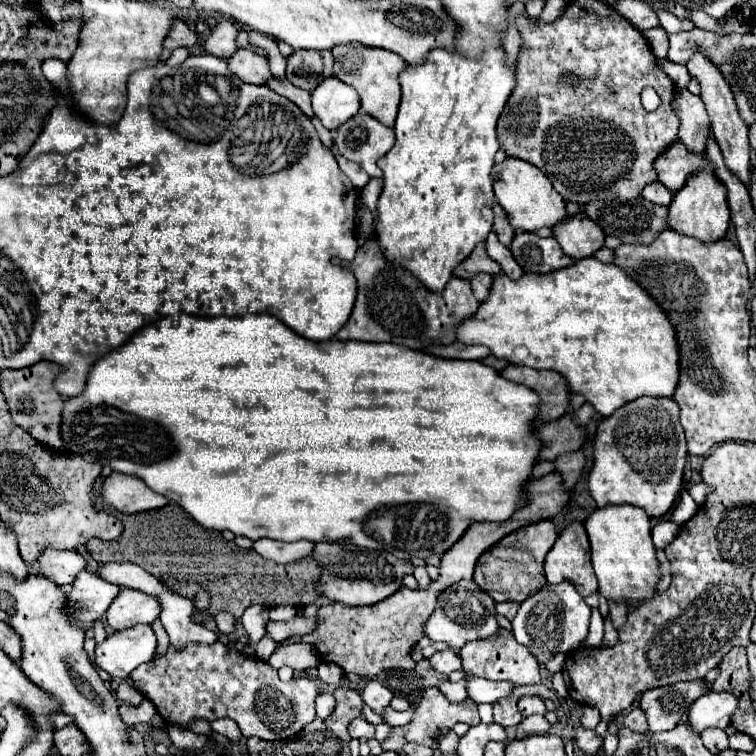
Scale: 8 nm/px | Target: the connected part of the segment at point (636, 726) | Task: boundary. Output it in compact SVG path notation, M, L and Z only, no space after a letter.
M634 708L632 712L624 714L622 722L620 722L620 728L628 728L628 730L634 730L634 732L642 732L646 730L646 716L640 708Z

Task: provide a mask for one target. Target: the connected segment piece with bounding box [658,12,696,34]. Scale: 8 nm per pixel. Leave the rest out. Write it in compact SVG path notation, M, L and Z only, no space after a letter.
M660 12L658 14L658 20L660 20L660 24L664 26L664 30L668 32L668 34L674 34L674 32L682 32L682 30L692 30L692 28L696 28L688 18L678 18L678 16L674 16L674 14L670 14L670 12Z

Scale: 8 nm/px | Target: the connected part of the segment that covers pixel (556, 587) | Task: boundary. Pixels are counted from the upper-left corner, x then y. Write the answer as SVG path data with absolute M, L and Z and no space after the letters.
M570 582L560 584L546 584L538 592L534 592L528 600L522 602L516 618L512 620L512 632L514 638L528 646L528 650L538 658L540 664L544 664L550 656L558 652L570 652L578 648L586 634L590 624L590 606L584 602L584 598L578 594L578 590Z

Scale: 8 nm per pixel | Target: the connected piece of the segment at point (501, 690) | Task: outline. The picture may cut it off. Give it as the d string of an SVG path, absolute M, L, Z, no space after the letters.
M486 678L468 680L468 696L478 704L482 704L482 702L494 704L496 700L510 696L514 692L514 688L516 686L512 682L490 682Z

